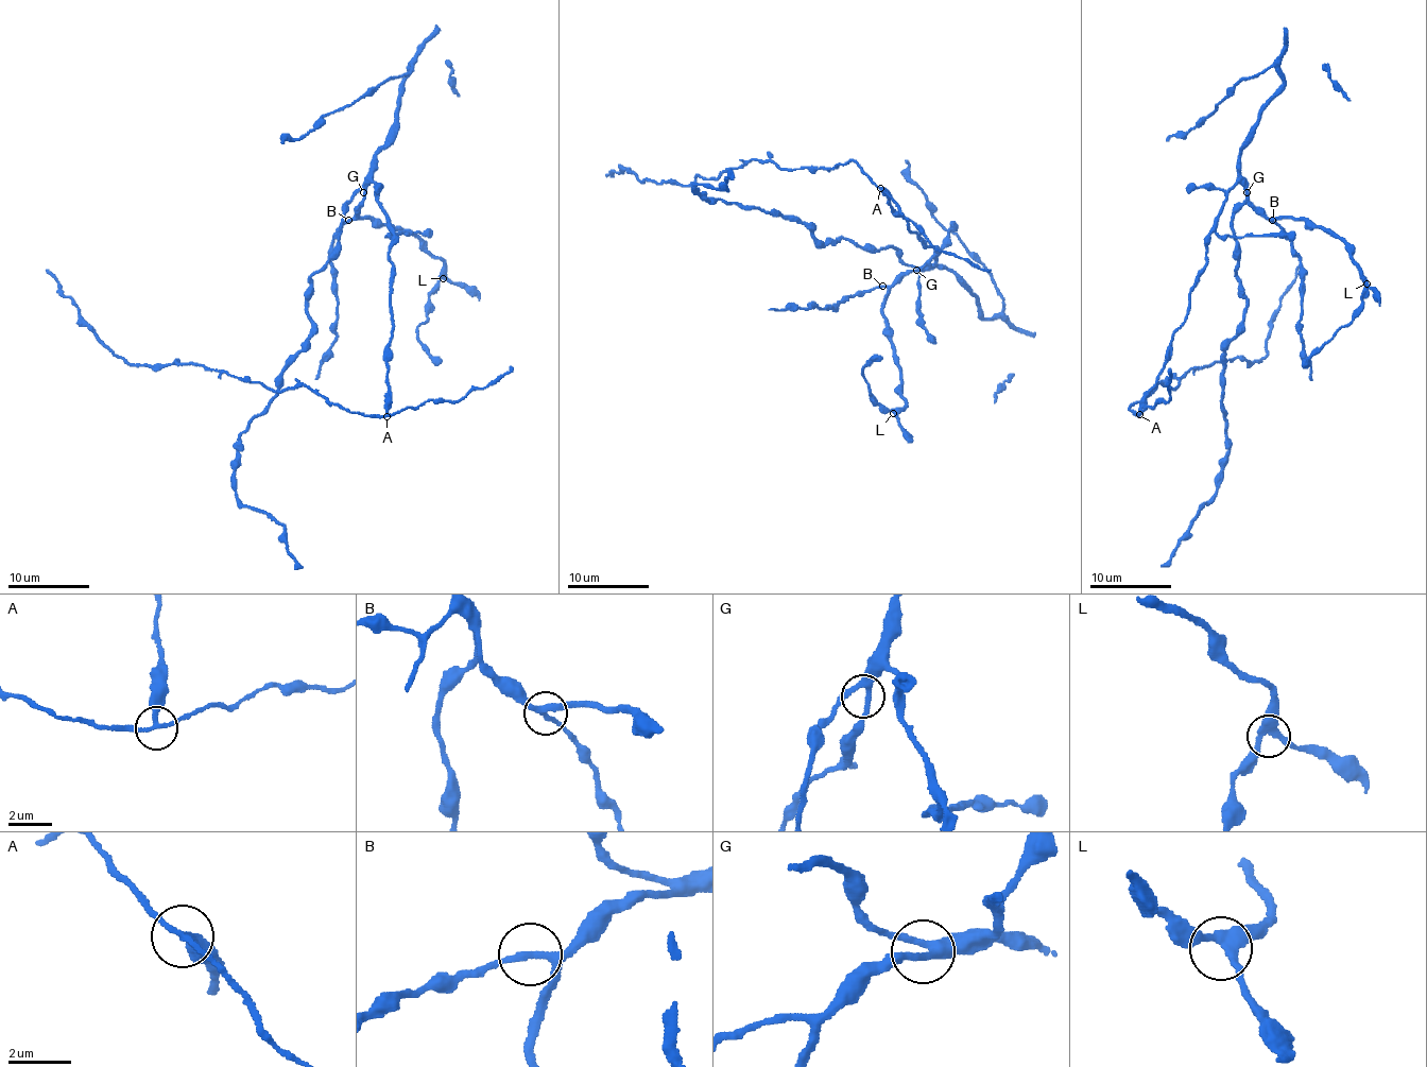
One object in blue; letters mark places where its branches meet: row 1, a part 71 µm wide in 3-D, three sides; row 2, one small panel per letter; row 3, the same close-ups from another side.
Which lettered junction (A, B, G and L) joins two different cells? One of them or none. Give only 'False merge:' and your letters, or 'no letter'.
False merge: A

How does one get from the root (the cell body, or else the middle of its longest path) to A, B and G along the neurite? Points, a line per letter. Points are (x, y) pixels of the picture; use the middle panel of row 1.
A: (923, 239), (920, 239), (917, 233), (908, 231), (907, 220), (893, 212), (888, 204), (889, 199), (880, 189)
B: (923, 239), (924, 246), (939, 251), (932, 265), (912, 270), (890, 286), (882, 286)
G: (923, 239), (924, 246), (938, 248), (940, 254), (933, 256), (936, 257), (932, 265), (916, 270)

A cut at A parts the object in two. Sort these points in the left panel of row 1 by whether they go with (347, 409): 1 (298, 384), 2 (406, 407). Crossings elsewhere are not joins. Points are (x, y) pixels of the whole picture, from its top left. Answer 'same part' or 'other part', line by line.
1: same part
2: same part

